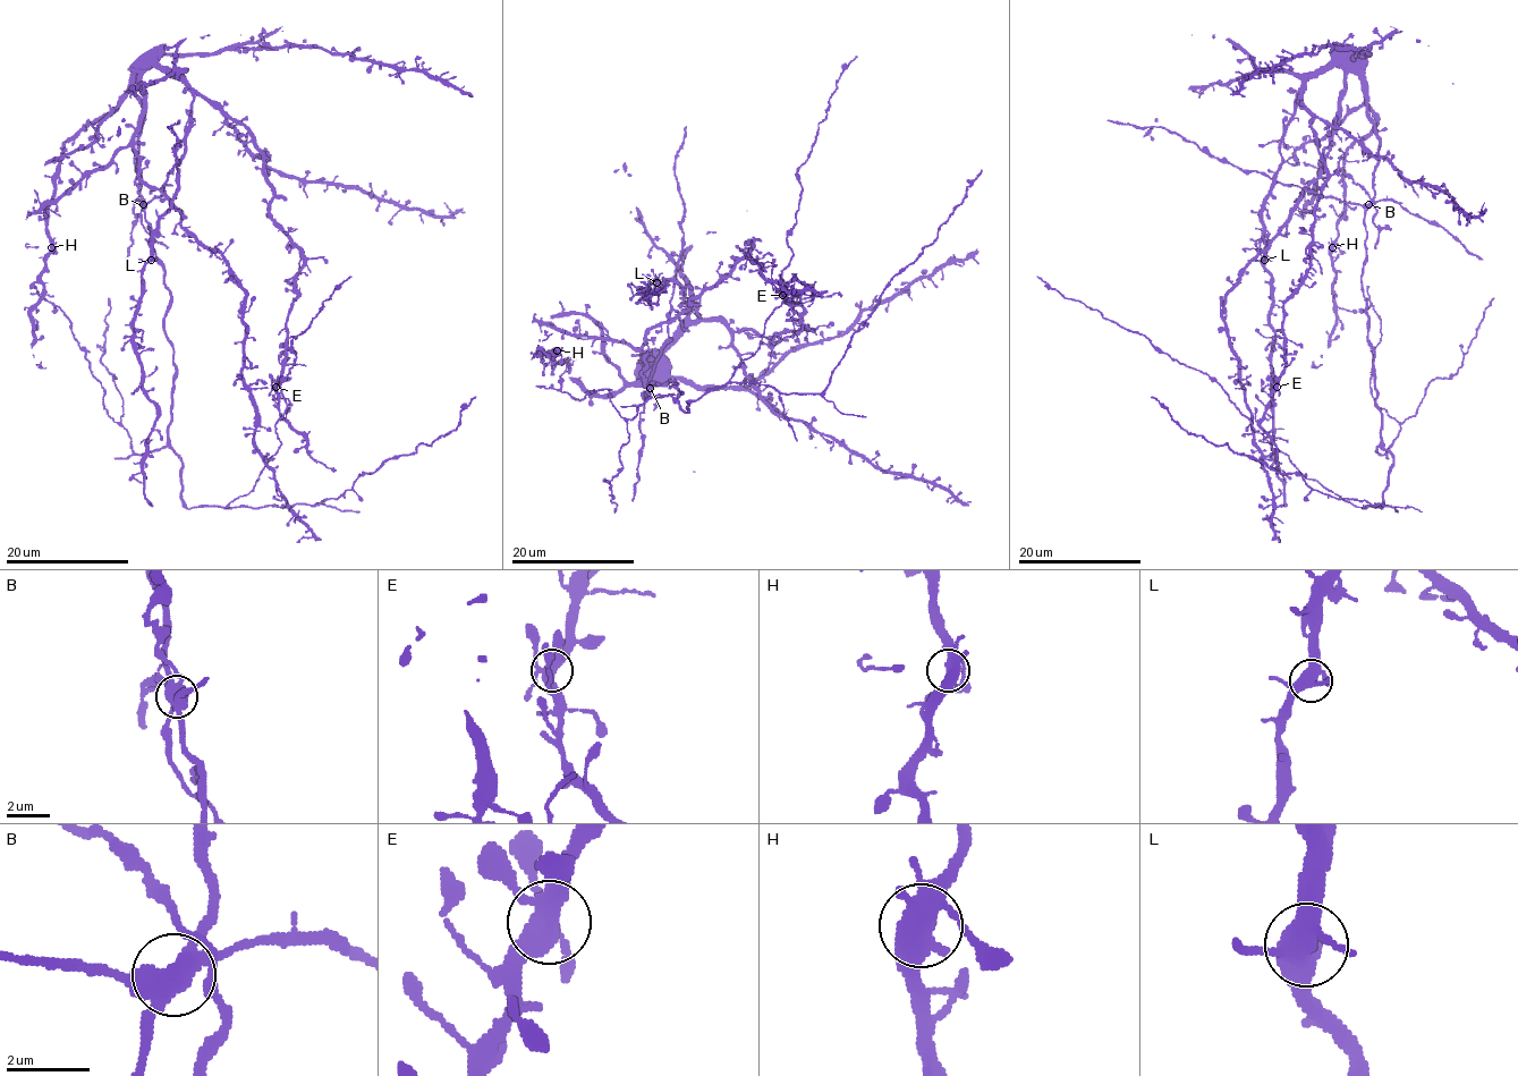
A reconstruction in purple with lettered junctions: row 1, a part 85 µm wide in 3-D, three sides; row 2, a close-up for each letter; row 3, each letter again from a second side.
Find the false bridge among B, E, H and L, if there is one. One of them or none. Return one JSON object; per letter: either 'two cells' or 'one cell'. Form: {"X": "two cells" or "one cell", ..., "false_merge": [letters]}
{"B": "two cells", "E": "one cell", "H": "one cell", "L": "one cell", "false_merge": ["B"]}

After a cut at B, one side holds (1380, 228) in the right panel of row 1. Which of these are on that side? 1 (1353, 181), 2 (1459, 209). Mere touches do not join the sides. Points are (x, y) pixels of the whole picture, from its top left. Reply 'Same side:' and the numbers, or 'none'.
Same side: 1

